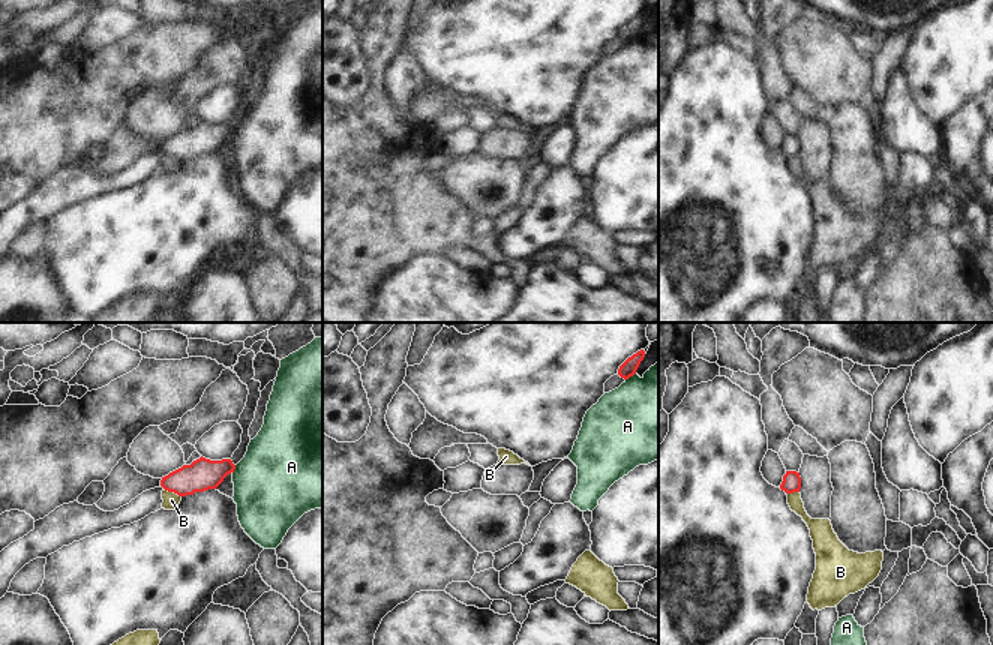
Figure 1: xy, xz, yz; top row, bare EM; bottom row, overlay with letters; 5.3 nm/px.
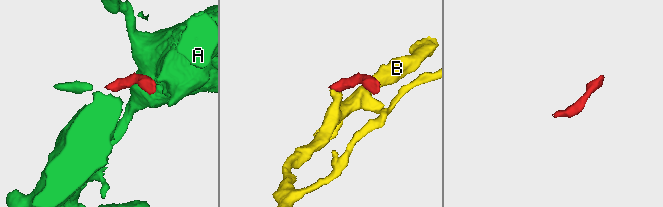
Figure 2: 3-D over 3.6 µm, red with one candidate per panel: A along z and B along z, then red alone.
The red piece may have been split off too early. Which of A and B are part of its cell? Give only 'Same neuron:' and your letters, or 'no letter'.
Same neuron: no letter

